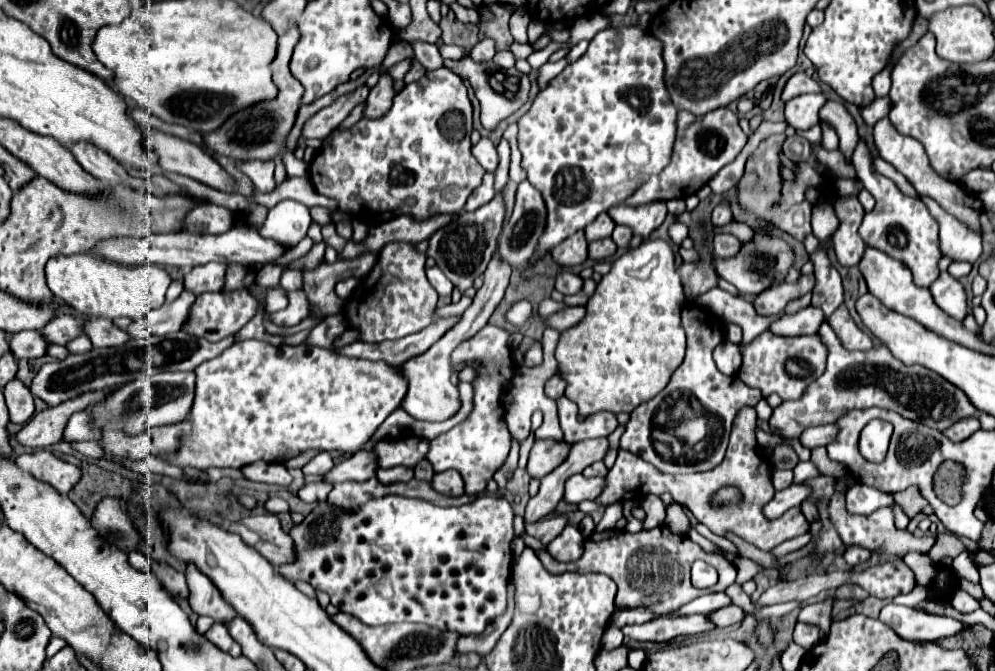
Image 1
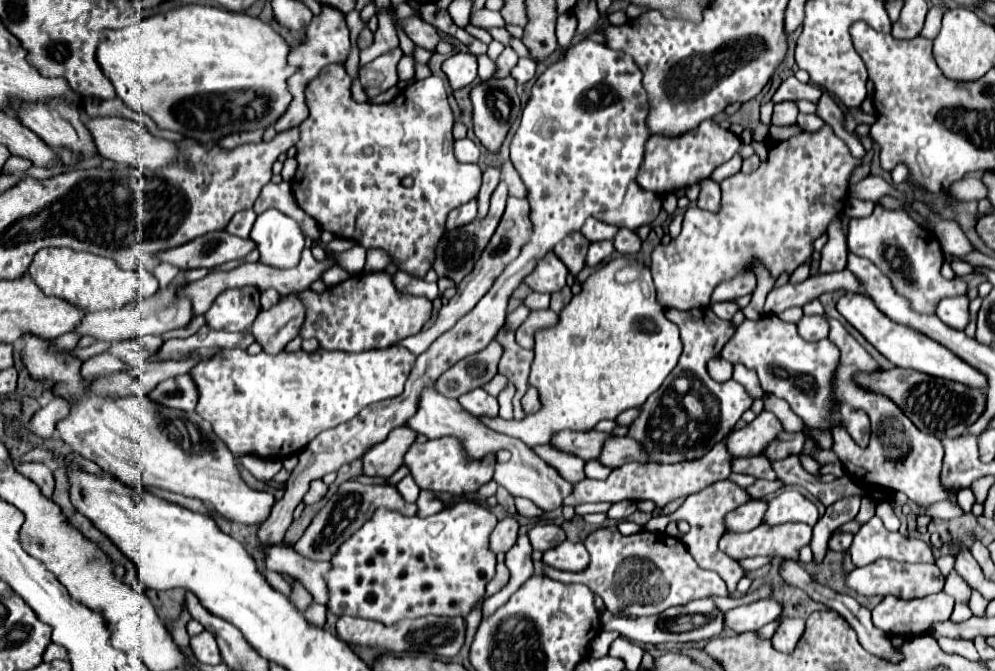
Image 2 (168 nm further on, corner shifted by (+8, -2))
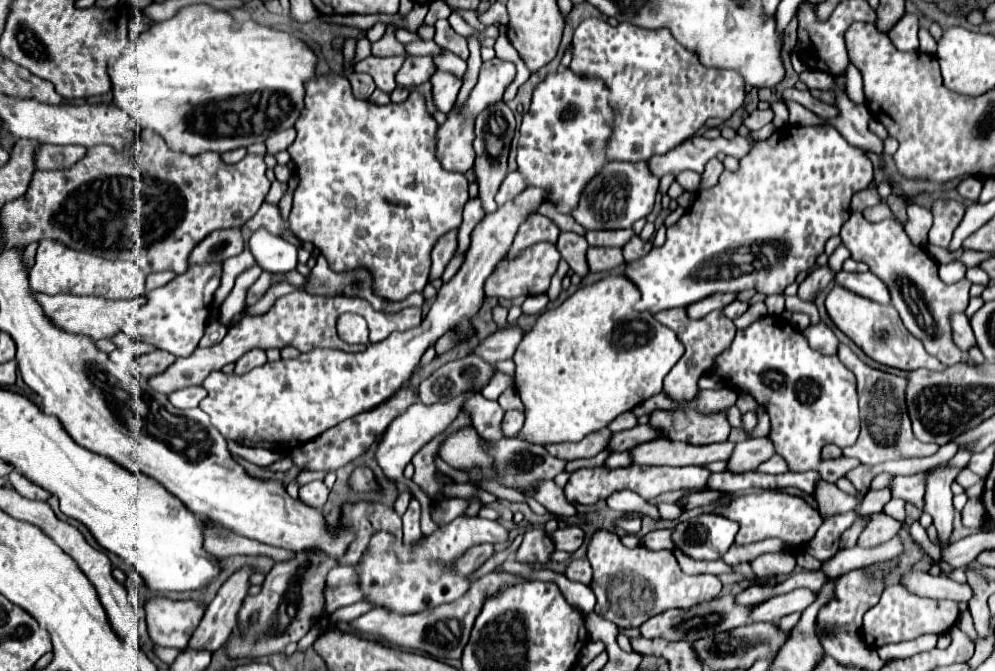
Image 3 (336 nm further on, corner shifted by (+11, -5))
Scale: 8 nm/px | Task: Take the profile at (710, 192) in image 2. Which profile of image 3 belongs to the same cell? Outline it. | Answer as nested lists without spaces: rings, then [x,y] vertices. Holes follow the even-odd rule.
[[[684,171],[676,177],[676,181],[686,189],[686,191],[692,191],[692,193],[698,193],[700,191],[700,175],[698,173],[692,173],[692,171]]]

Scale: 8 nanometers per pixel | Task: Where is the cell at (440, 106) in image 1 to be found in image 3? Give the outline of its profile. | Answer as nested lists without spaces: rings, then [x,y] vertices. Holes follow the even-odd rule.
[[[326,73],[326,75],[316,75],[314,79],[310,79],[306,83],[306,97],[304,97],[304,109],[300,111],[300,117],[296,119],[296,141],[288,147],[288,153],[292,157],[294,163],[294,171],[298,175],[298,187],[294,191],[294,203],[292,203],[292,211],[290,211],[290,227],[292,231],[304,239],[314,243],[322,255],[328,259],[328,263],[332,265],[332,269],[336,271],[346,271],[346,269],[354,269],[354,267],[368,267],[374,273],[374,289],[378,295],[382,295],[384,299],[392,299],[392,301],[400,301],[404,297],[408,297],[414,291],[422,291],[428,283],[430,277],[430,251],[436,243],[436,239],[440,235],[444,235],[444,231],[450,231],[452,227],[460,225],[462,219],[462,211],[464,205],[468,201],[468,179],[464,173],[456,173],[456,171],[446,171],[442,167],[442,163],[436,157],[436,129],[438,123],[436,119],[428,113],[426,109],[426,99],[420,91],[412,91],[410,97],[402,103],[390,103],[390,105],[376,105],[370,101],[362,101],[356,99],[350,93],[350,81],[344,75],[338,73]]]

